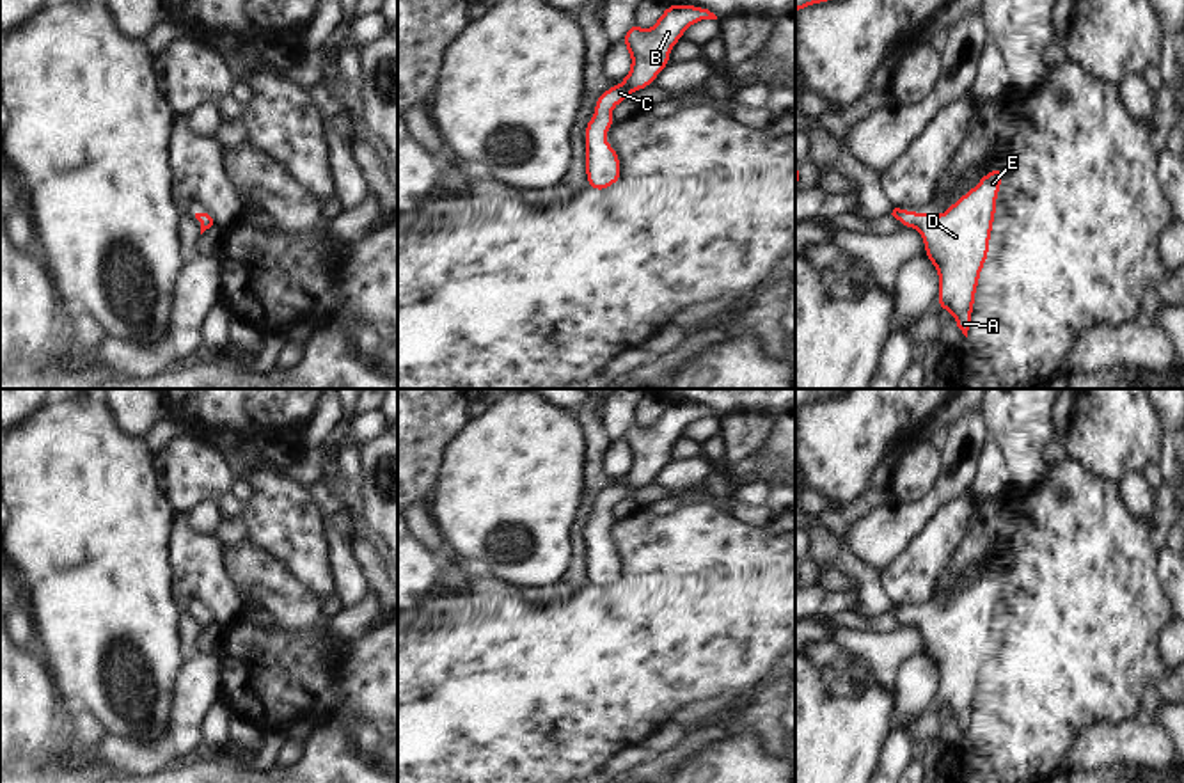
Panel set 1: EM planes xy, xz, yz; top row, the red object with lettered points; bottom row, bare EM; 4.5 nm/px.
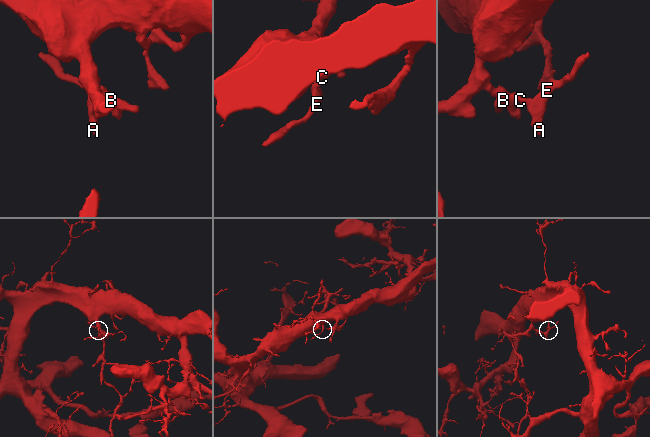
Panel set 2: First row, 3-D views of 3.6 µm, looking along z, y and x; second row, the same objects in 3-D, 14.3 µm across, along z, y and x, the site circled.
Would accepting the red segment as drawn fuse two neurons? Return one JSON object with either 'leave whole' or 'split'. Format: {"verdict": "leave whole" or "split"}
{"verdict": "leave whole"}

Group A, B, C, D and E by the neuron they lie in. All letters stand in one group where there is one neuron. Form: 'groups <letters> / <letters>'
groups A B C D E

